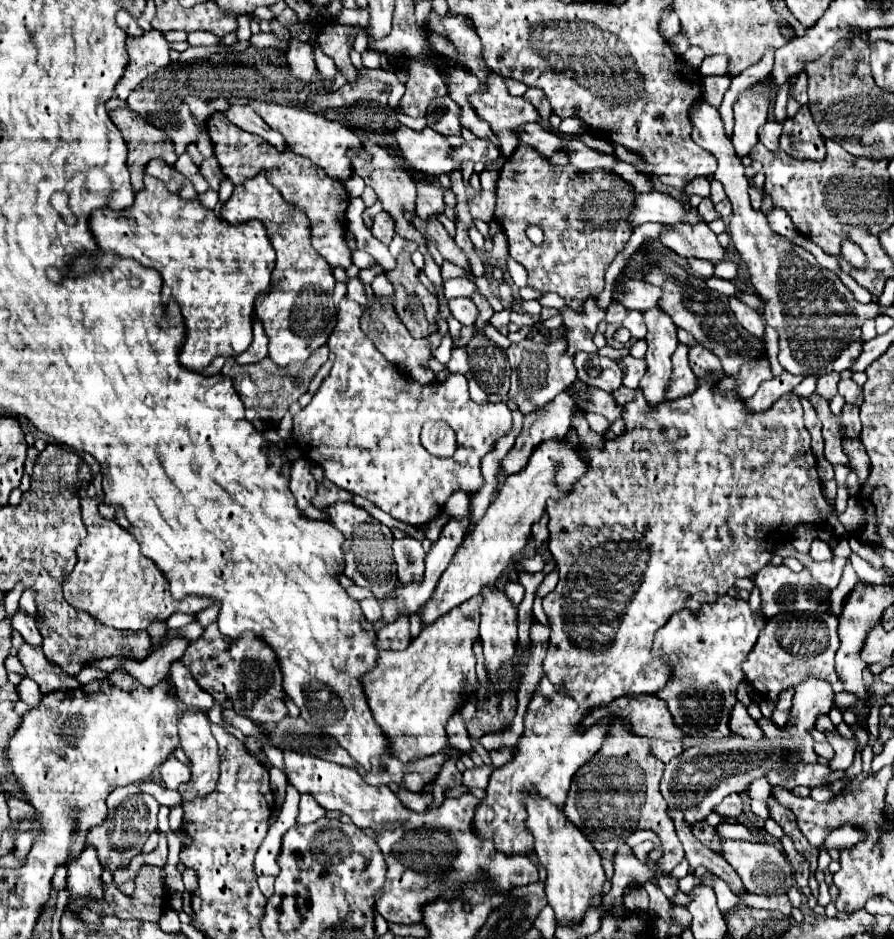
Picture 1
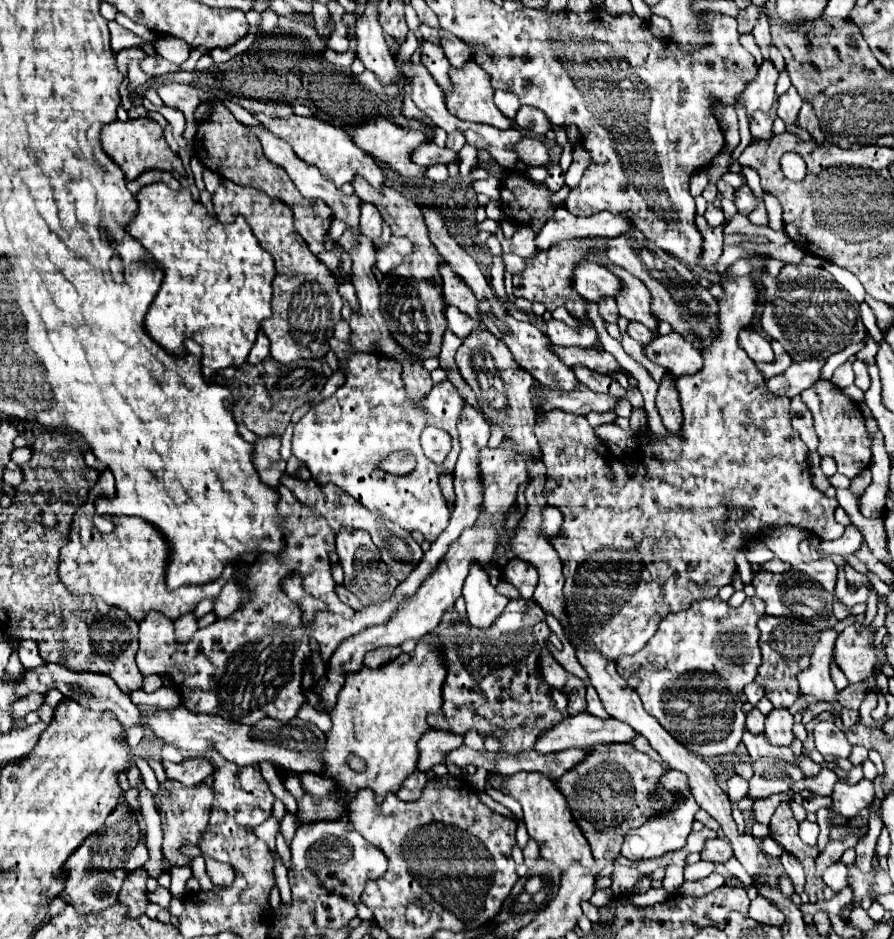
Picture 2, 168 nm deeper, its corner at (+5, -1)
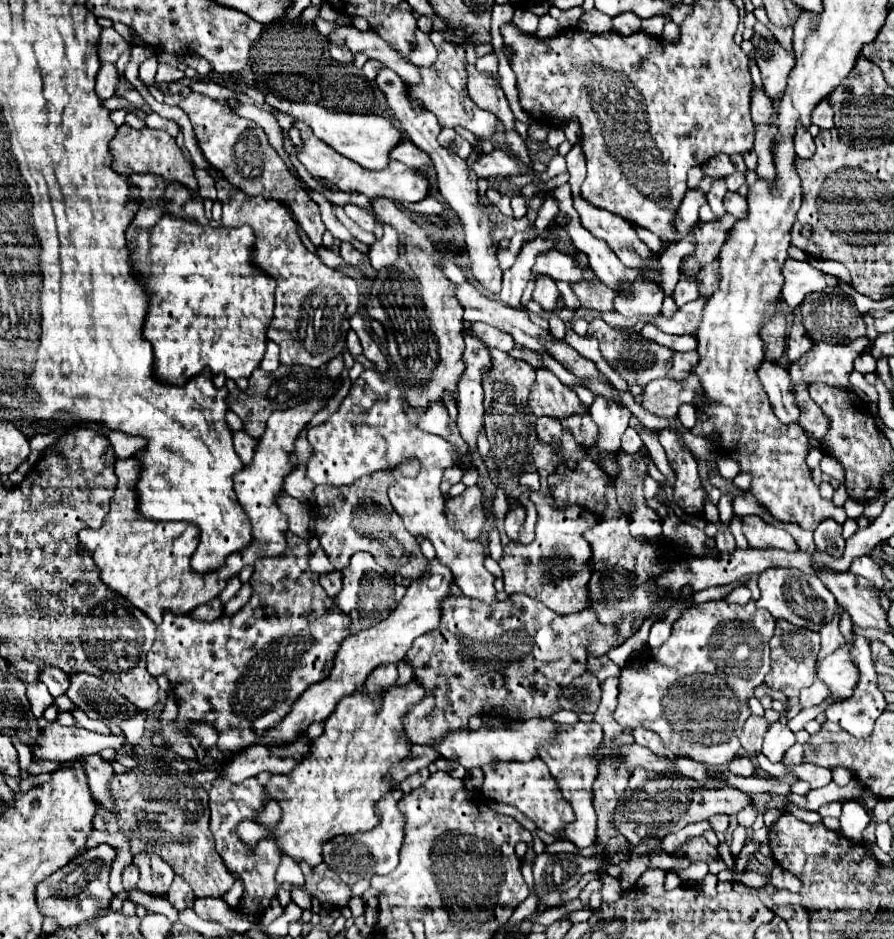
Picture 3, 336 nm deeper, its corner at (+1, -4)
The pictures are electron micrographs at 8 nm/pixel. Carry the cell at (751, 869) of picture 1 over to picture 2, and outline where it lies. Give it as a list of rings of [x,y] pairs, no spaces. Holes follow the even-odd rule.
[[[720,837],[708,839],[702,849],[702,859],[706,859],[706,861],[726,863],[730,857],[732,857],[732,845],[730,845],[730,841],[720,839]]]

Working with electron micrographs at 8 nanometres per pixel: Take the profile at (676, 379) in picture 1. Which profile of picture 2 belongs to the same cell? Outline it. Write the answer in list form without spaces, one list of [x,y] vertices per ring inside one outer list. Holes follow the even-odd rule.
[[[666,375],[660,381],[656,407],[658,407],[658,413],[660,413],[662,421],[664,421],[664,427],[668,431],[678,431],[680,429],[680,403],[678,403],[678,391],[672,385],[670,375]]]

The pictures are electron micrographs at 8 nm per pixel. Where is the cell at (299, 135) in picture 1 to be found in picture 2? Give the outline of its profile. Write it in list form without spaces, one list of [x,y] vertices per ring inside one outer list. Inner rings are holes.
[[[256,113],[254,117],[268,131],[272,131],[272,133],[280,135],[282,139],[286,139],[300,159],[304,159],[306,163],[318,167],[320,173],[326,179],[330,179],[336,187],[342,187],[344,183],[352,181],[356,175],[362,175],[374,189],[380,191],[380,185],[386,179],[382,169],[376,165],[376,161],[366,151],[360,151],[360,147],[356,147],[352,137],[342,127],[336,127],[336,125],[332,125],[328,121],[320,121],[318,117],[294,115],[294,117],[288,117],[288,119],[278,119],[278,117],[268,117],[264,113]]]

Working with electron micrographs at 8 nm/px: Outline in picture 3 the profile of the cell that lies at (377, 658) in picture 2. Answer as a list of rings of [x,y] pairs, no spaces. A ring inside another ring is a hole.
[[[384,664],[384,666],[378,666],[370,676],[368,676],[368,682],[366,682],[366,690],[368,694],[372,694],[372,698],[376,698],[376,694],[380,694],[378,690],[386,690],[388,686],[394,686],[396,684],[396,678],[398,678],[398,670],[394,664]]]

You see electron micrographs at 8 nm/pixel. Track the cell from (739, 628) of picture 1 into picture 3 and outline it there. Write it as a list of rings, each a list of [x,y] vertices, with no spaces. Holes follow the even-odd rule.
[[[724,600],[690,606],[682,618],[672,624],[670,638],[658,650],[650,650],[642,660],[638,654],[622,668],[614,720],[626,730],[642,726],[658,732],[674,756],[688,756],[708,766],[728,764],[740,752],[738,738],[744,722],[750,716],[748,700],[754,696],[754,688],[764,682],[764,676],[770,670],[768,642],[774,634],[774,624],[776,620],[772,614],[768,614],[768,610],[758,610],[756,602],[752,600],[746,606],[728,604]],[[750,630],[754,634],[750,634]],[[720,652],[732,652],[732,656],[722,658]]]

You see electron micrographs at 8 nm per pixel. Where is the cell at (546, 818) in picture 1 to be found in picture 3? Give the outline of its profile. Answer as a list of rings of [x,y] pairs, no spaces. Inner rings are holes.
[[[538,756],[532,758],[532,762],[494,762],[492,766],[484,766],[482,770],[484,770],[482,792],[486,796],[492,796],[496,802],[516,806],[540,830],[560,832],[564,824],[574,820],[574,810],[570,802],[562,796],[558,782],[554,780],[548,766]]]

